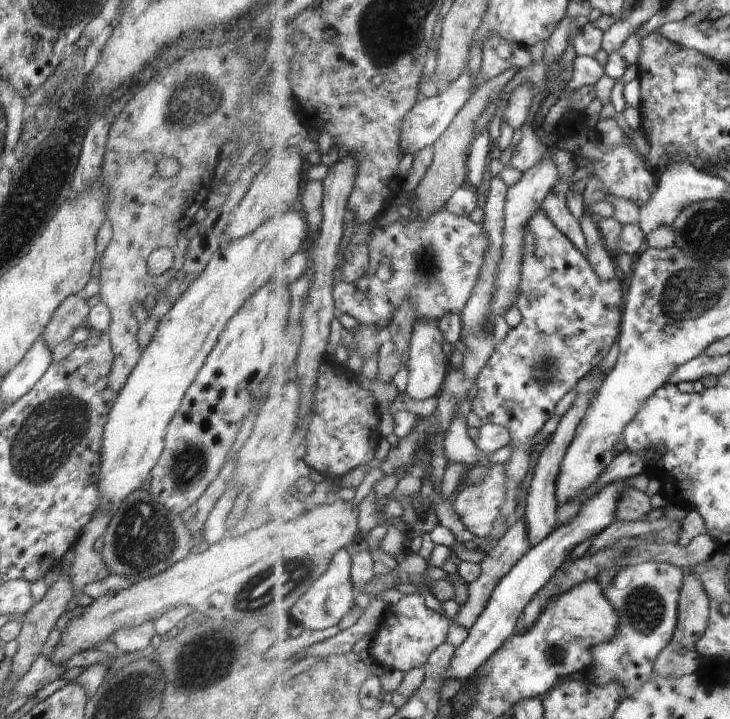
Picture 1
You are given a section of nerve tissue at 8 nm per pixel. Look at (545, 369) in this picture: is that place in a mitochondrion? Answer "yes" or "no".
yes

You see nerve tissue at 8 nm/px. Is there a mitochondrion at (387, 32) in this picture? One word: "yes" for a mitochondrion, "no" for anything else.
yes

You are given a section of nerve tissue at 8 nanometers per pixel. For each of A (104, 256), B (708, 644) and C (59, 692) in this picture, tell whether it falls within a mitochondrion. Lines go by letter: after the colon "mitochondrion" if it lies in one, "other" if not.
A: other
B: other
C: other

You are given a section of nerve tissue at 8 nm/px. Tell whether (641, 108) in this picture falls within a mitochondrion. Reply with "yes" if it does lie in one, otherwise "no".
no

